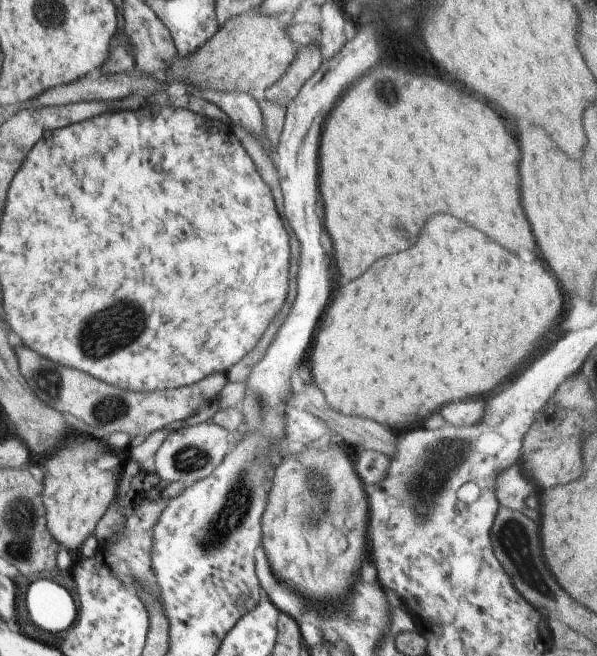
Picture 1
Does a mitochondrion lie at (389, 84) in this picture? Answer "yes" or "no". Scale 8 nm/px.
yes

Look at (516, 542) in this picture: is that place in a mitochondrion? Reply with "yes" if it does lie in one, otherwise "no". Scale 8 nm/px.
yes

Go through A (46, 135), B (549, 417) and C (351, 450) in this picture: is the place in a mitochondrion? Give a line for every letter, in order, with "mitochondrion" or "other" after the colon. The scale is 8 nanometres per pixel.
A: other
B: other
C: other

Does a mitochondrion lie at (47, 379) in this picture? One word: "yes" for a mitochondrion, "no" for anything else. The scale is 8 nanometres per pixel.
yes

